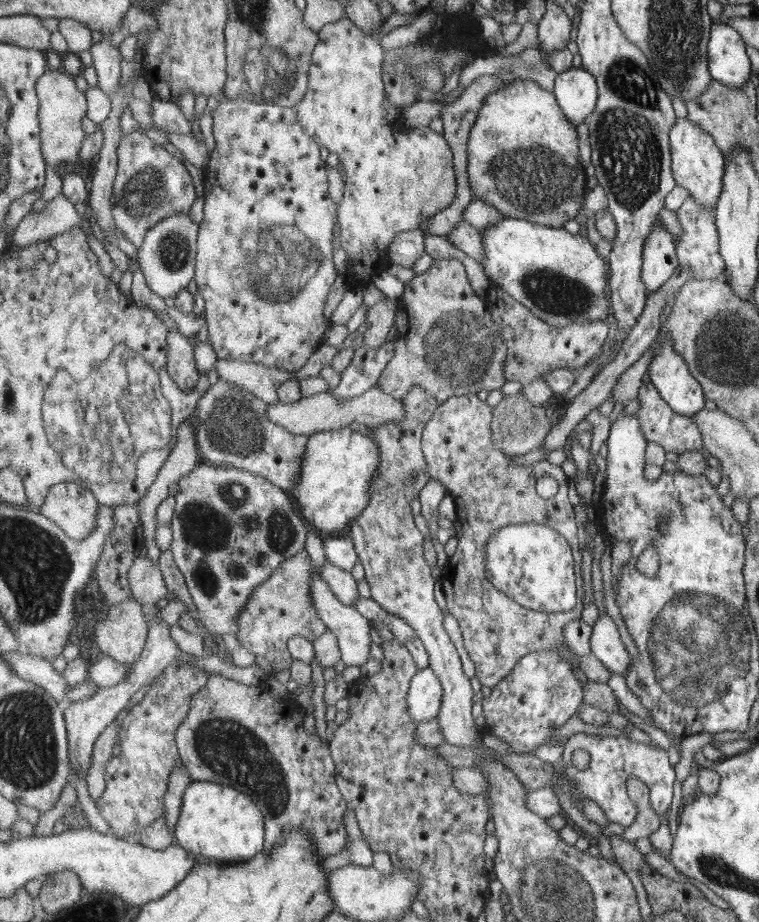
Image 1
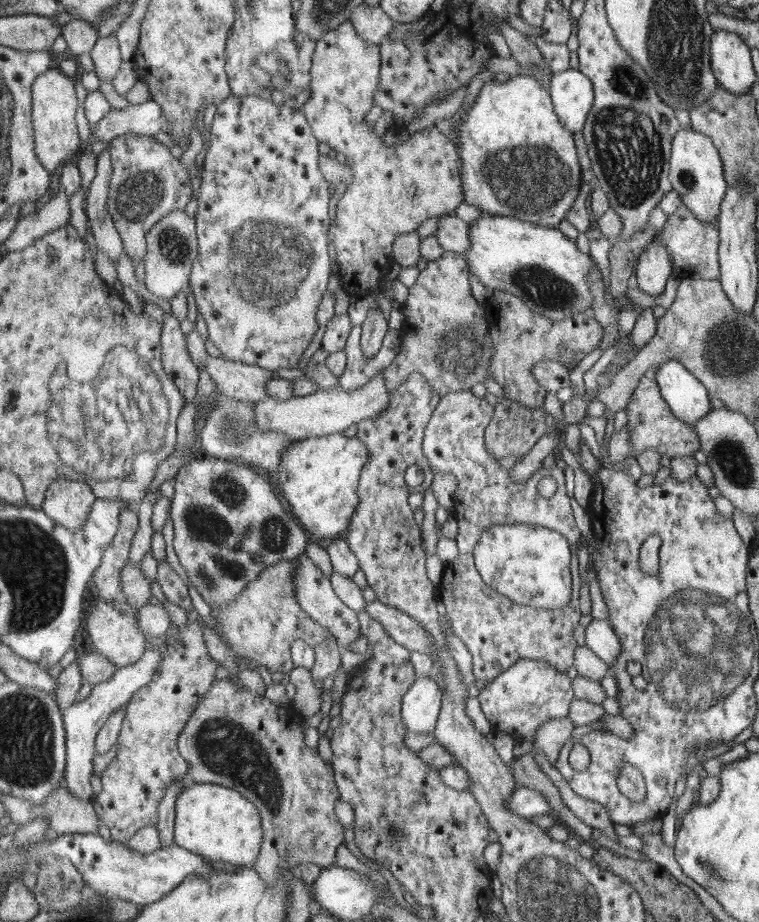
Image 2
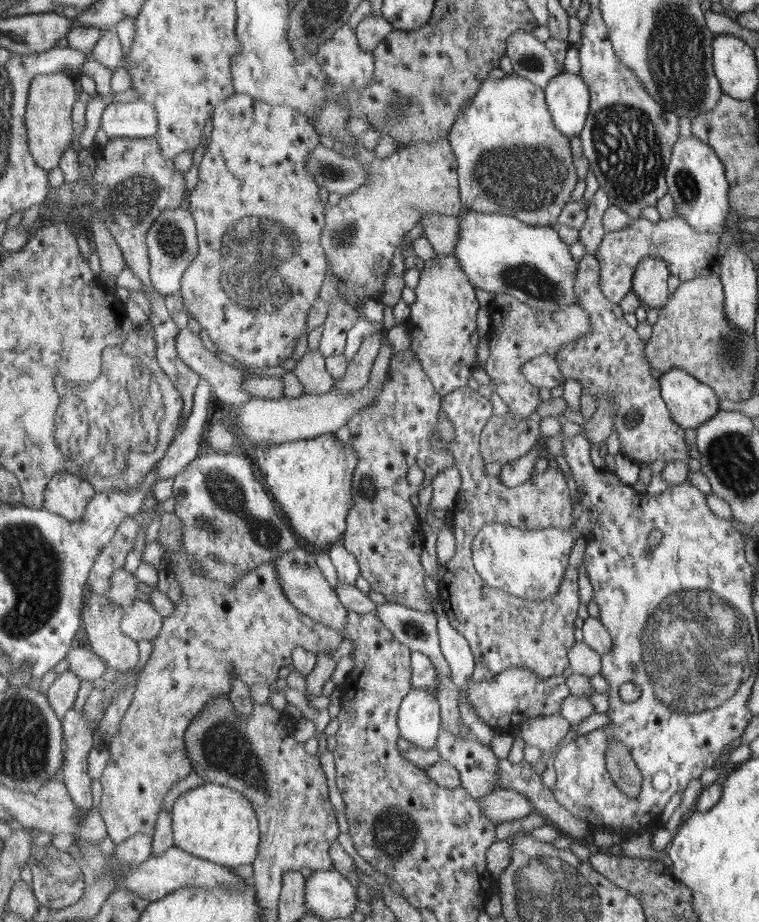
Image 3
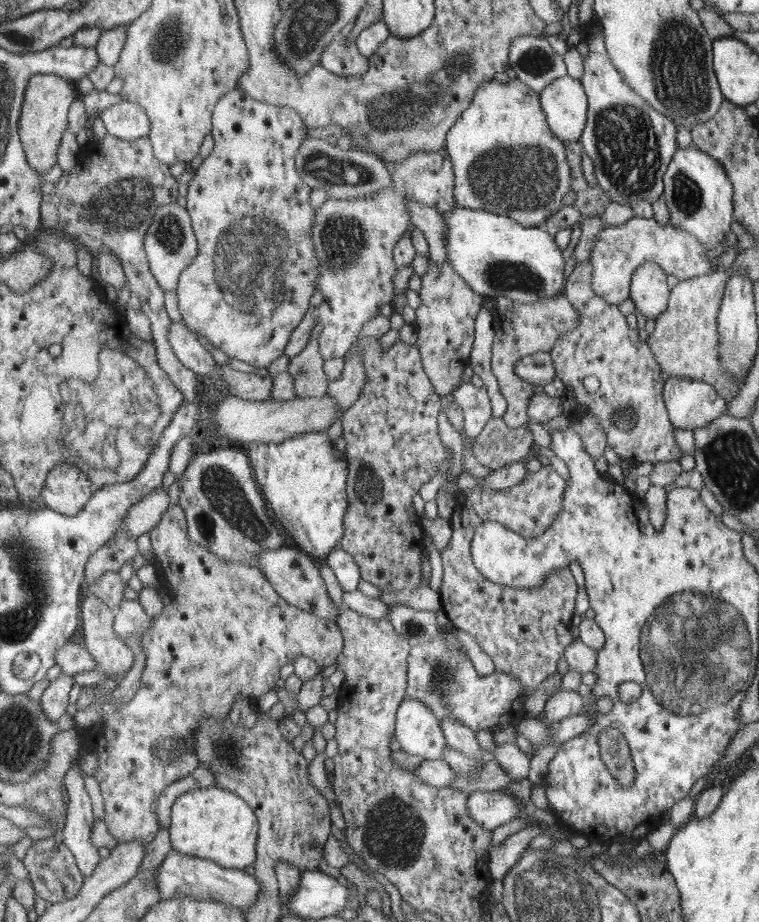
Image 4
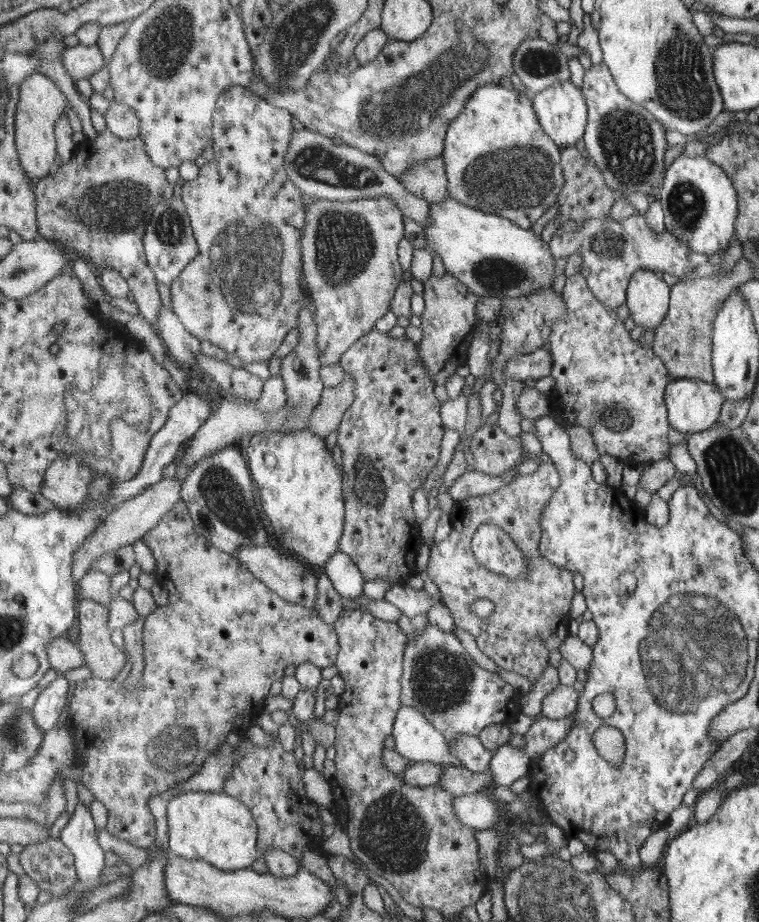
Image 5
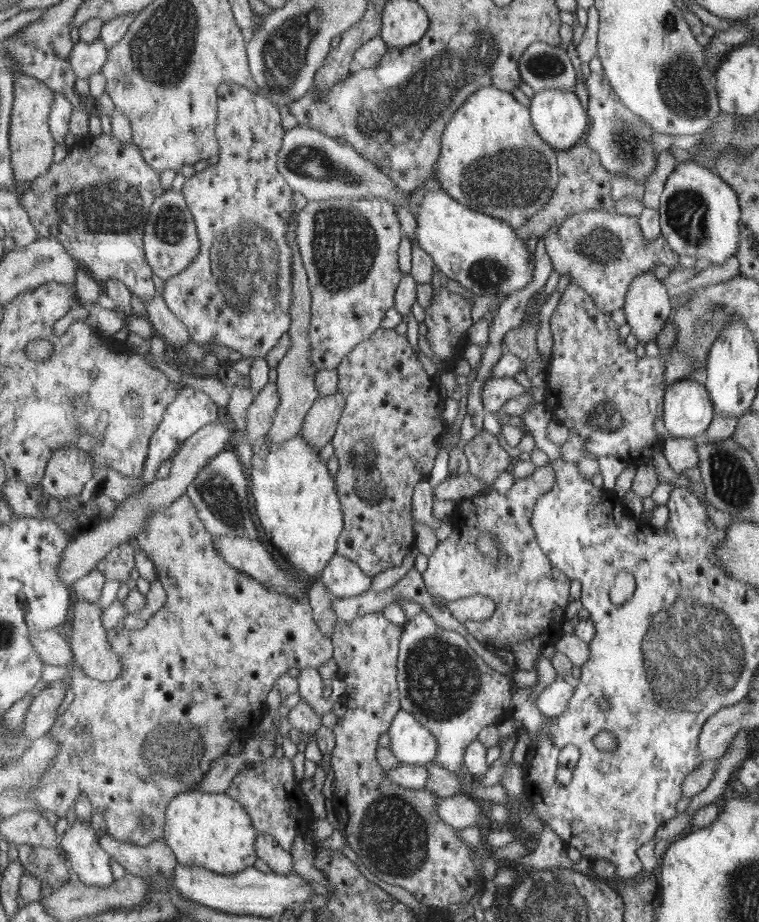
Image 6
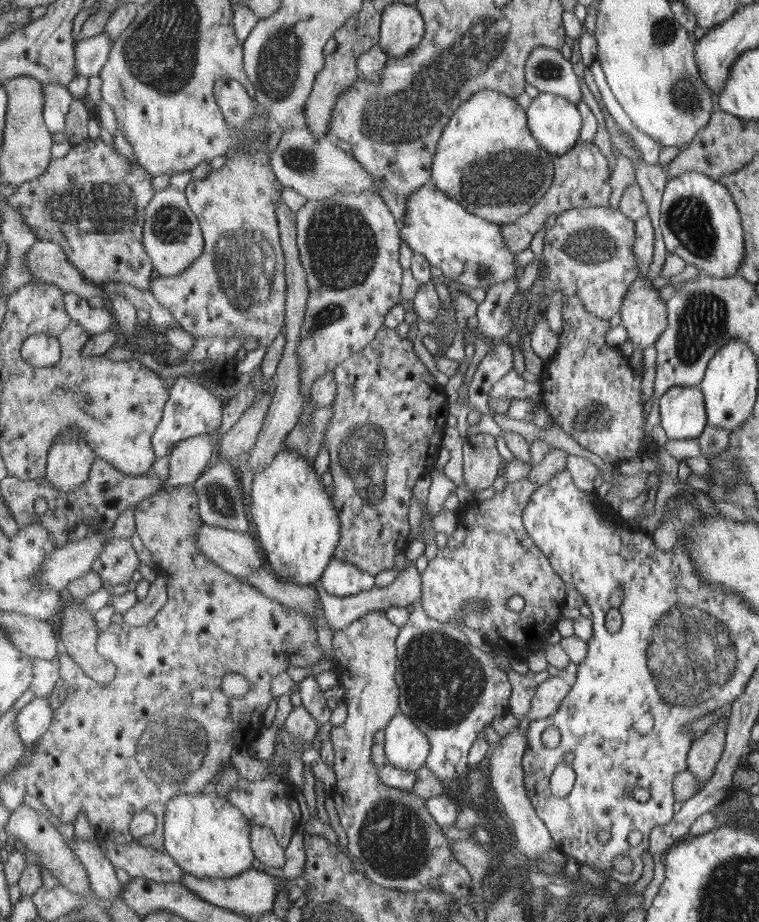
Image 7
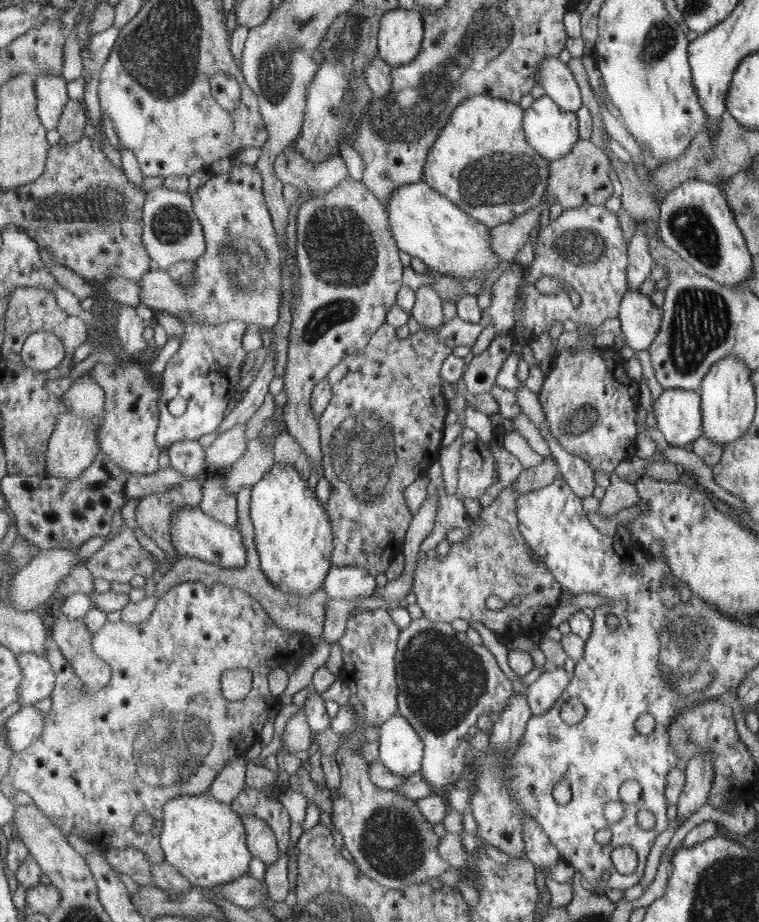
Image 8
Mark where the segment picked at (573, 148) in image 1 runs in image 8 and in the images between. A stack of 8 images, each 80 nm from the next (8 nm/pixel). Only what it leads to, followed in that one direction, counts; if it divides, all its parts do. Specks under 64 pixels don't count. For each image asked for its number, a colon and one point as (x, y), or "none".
2: (518, 159)
3: (512, 160)
4: (507, 160)
5: (498, 158)
6: (493, 160)
7: (487, 159)
8: (481, 160)

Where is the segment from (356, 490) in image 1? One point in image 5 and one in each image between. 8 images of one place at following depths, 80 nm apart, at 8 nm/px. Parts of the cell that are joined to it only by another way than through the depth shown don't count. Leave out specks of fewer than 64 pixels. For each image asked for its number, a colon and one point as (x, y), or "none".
2: (318, 477)
3: (312, 480)
4: (304, 478)
5: (300, 485)

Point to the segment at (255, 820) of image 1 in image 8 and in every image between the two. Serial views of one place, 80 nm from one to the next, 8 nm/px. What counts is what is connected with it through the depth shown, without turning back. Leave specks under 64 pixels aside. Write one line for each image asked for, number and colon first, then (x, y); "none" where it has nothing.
2: (217, 823)
3: (214, 822)
4: (213, 823)
5: (216, 827)
6: (212, 830)
7: (205, 835)
8: (205, 839)

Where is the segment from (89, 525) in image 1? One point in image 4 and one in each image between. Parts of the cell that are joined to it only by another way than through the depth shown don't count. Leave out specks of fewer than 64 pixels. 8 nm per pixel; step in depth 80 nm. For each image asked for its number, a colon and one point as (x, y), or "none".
2: (68, 501)
3: (67, 495)
4: (67, 490)

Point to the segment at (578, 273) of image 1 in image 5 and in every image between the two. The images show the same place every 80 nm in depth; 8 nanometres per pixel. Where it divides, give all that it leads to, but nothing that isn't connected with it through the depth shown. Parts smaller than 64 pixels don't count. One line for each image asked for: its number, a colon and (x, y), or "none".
2: (538, 264)
3: (500, 254)
4: (497, 256)
5: (491, 255)

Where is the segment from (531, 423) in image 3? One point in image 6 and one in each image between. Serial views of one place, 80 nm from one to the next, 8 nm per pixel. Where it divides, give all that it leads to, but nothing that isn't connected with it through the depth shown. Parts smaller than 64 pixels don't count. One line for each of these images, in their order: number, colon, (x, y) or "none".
4: (498, 445)
5: (494, 451)
6: (487, 460)

